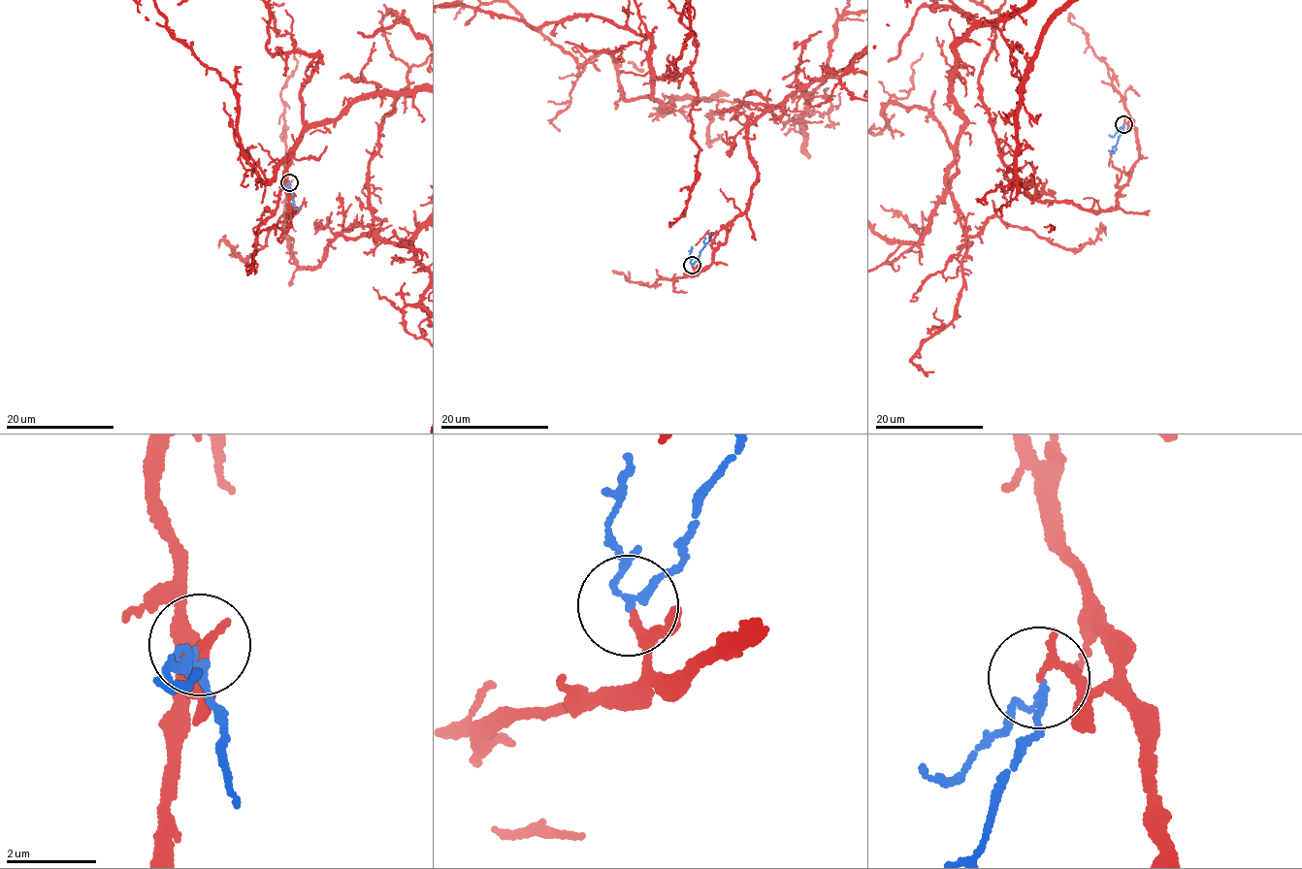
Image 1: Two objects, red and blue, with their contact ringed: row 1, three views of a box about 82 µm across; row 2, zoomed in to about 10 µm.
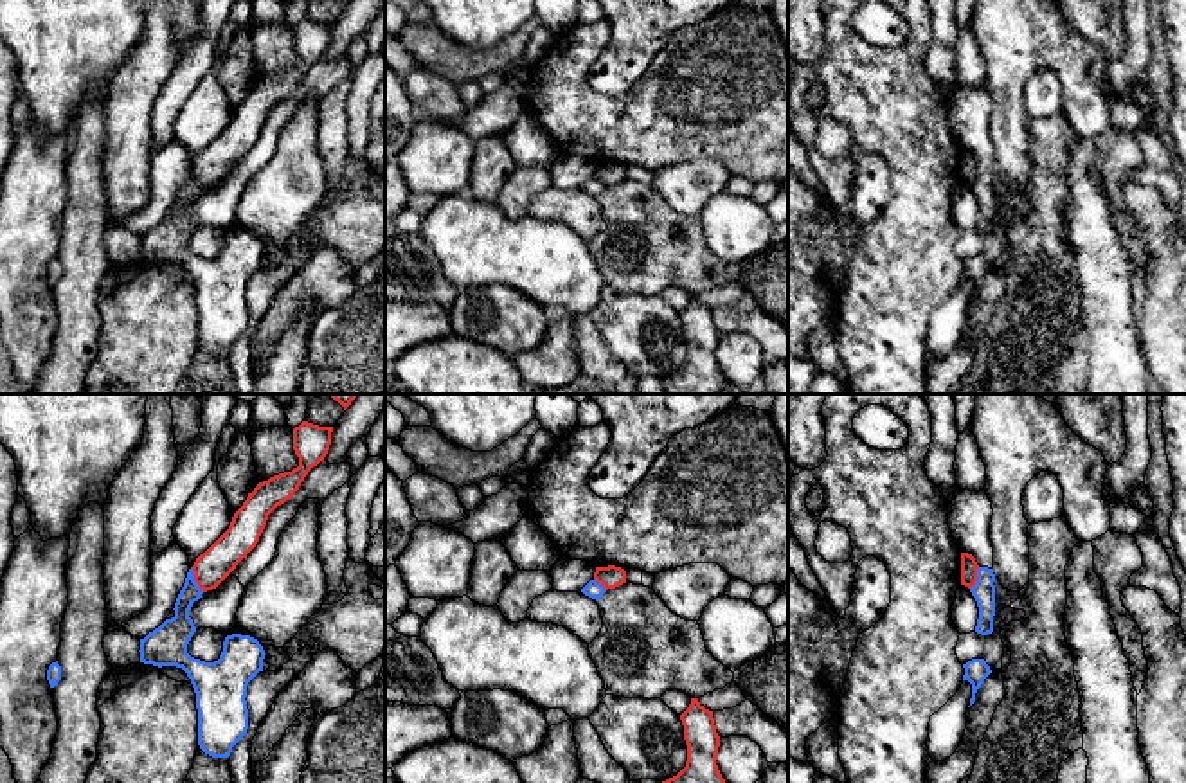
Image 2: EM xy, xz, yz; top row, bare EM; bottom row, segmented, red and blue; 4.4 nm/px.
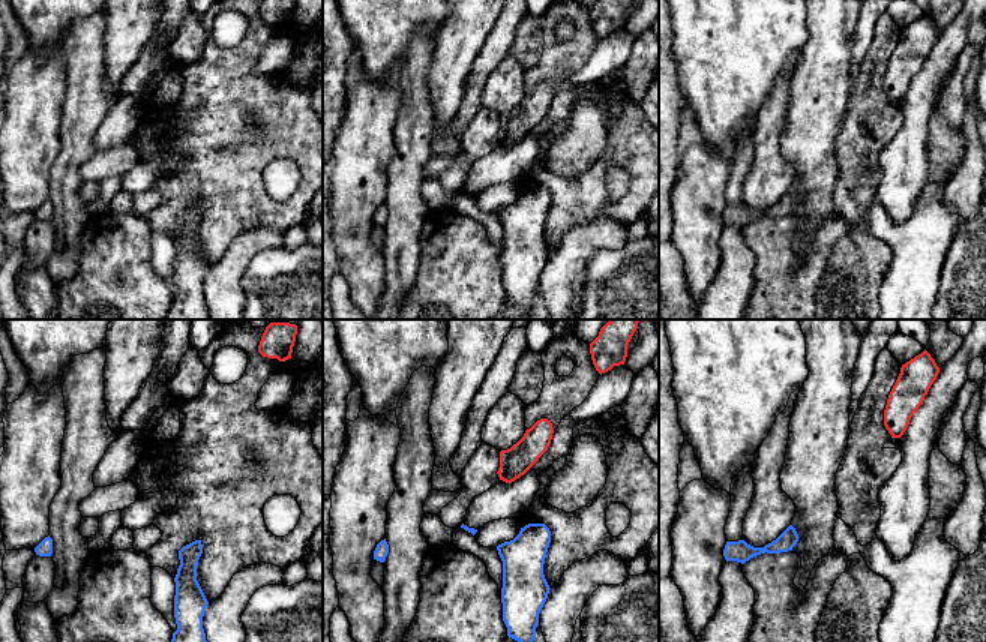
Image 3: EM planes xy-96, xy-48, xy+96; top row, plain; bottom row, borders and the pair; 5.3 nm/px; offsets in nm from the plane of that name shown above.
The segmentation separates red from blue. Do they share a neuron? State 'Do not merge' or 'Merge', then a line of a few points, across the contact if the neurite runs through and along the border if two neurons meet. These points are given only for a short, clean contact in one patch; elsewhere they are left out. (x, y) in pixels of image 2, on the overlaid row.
Do not merge. Line: xy (191, 567), (193, 580), (204, 591)

